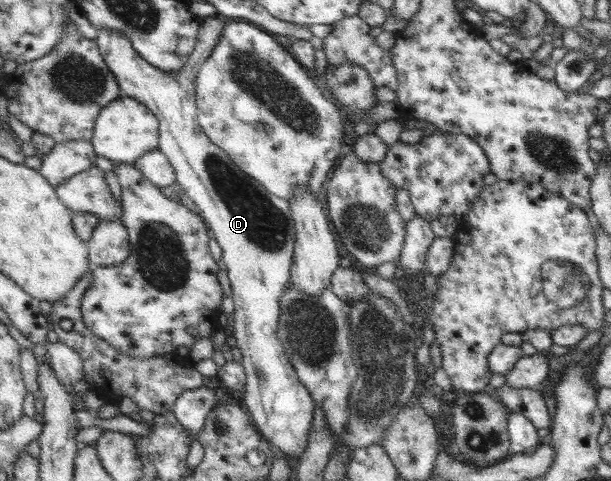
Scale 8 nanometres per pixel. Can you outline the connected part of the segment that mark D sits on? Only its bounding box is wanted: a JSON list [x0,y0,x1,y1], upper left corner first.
[97,16,316,461]

